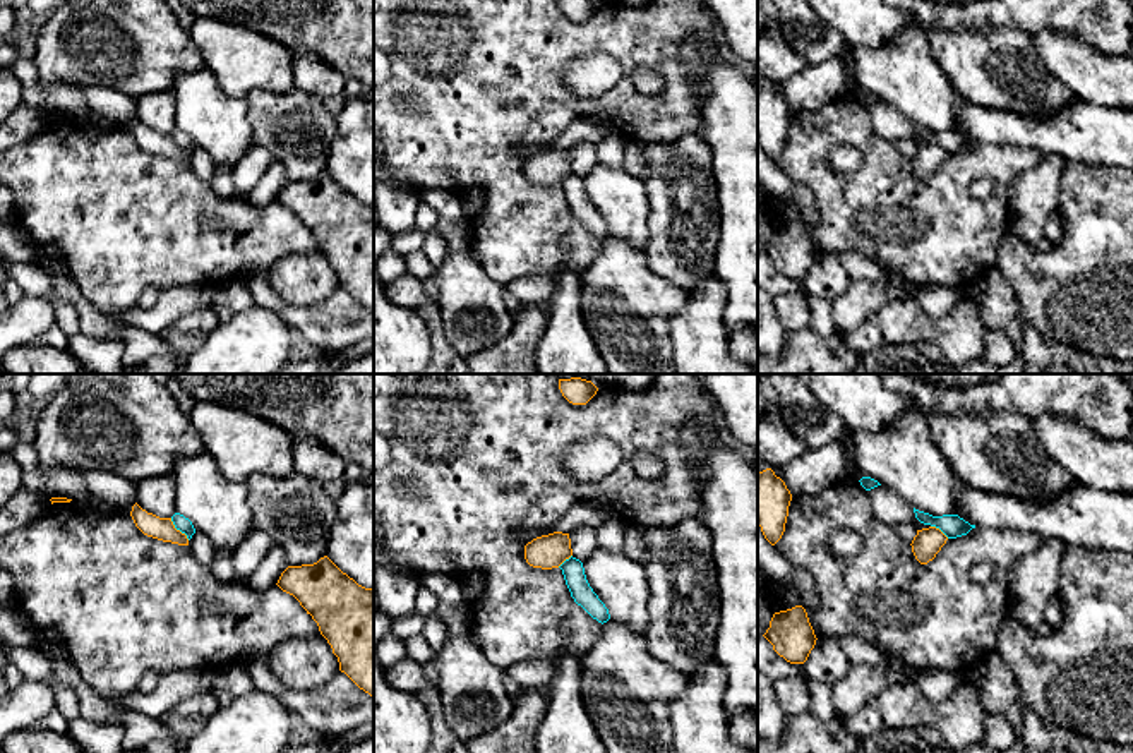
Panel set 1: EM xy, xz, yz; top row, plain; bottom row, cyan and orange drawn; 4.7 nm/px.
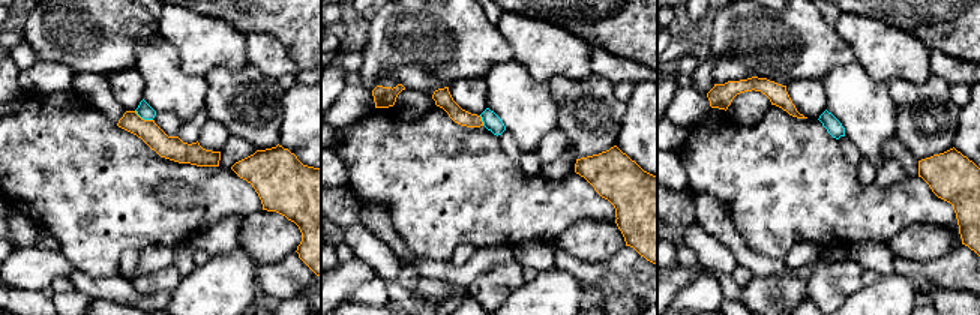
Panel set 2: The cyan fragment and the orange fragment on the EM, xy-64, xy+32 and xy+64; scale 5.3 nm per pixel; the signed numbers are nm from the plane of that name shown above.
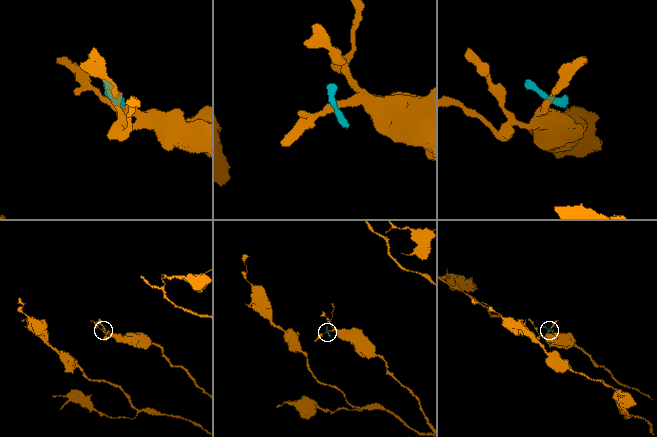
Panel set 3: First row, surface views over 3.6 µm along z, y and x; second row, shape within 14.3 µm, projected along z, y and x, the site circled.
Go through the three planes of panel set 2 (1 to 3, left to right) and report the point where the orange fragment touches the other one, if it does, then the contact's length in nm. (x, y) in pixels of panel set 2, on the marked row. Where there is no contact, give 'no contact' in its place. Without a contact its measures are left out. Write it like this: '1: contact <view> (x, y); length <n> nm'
1: contact xy-64 (143, 117); length 110 nm
2: contact xy+32 (482, 120); length 60 nm
3: no contact

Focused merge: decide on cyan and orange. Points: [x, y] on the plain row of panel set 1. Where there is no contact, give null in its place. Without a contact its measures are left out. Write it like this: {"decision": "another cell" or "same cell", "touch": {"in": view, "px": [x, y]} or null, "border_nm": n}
{"decision": "another cell", "touch": {"in": "xy", "px": [179, 144]}, "border_nm": 140}

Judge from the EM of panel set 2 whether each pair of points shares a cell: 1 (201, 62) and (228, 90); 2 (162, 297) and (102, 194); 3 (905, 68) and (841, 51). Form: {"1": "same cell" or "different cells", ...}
{"1": "different cells", "2": "different cells", "3": "different cells"}

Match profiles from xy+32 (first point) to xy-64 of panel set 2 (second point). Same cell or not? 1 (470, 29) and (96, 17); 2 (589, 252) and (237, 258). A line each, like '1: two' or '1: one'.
1: one
2: two

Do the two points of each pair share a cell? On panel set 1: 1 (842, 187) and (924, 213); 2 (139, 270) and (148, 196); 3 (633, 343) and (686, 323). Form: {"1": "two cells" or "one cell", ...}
{"1": "one cell", "2": "one cell", "3": "two cells"}

